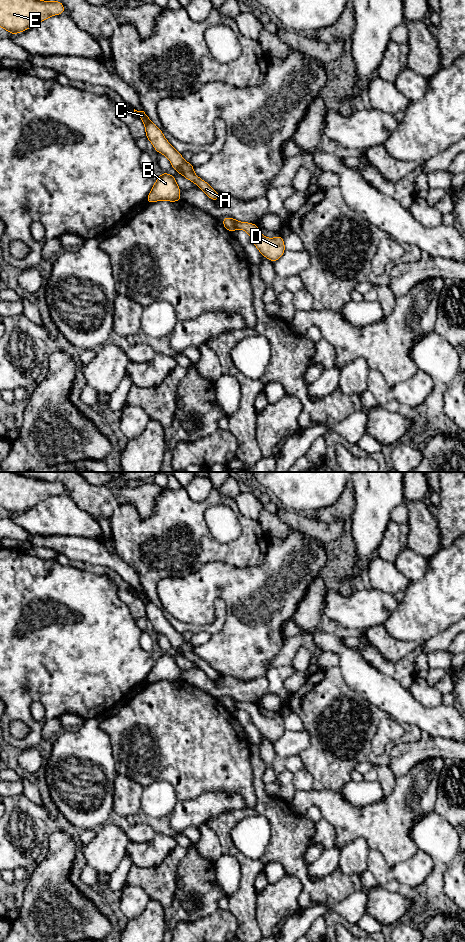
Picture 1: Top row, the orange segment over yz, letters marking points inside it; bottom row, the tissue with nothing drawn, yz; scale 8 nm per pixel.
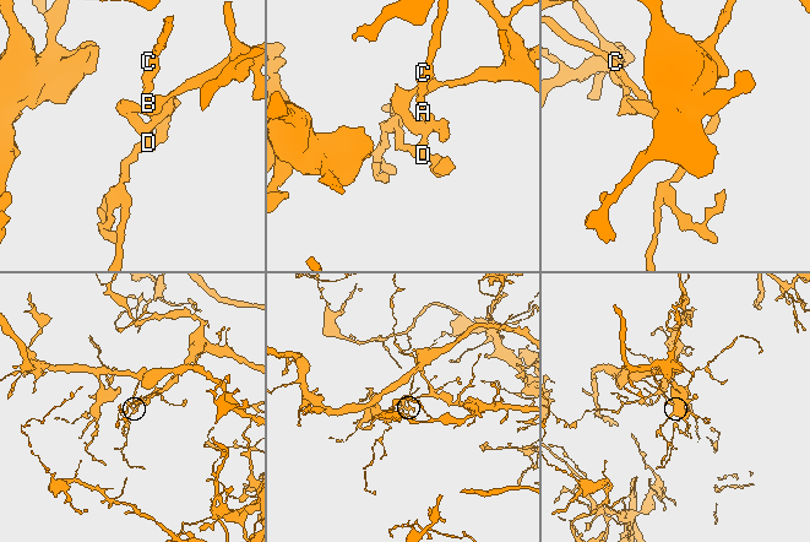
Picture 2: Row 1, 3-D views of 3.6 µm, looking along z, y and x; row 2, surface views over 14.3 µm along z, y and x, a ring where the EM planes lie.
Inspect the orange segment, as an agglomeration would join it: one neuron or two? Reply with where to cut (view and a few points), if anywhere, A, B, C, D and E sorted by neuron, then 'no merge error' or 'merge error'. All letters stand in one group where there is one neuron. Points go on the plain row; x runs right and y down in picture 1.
yz (233, 699), (239, 708) | A C D E / B | merge error

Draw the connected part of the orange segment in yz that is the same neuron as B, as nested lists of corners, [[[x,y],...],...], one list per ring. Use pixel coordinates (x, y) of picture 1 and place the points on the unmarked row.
[[[162,652],[159,658],[155,660],[155,664],[145,683],[153,683],[160,680],[167,680],[169,682],[181,680],[180,668],[174,656],[171,656],[167,652]]]

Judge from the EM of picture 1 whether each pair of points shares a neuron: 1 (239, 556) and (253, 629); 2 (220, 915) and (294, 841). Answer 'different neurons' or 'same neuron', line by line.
1: different neurons
2: different neurons

